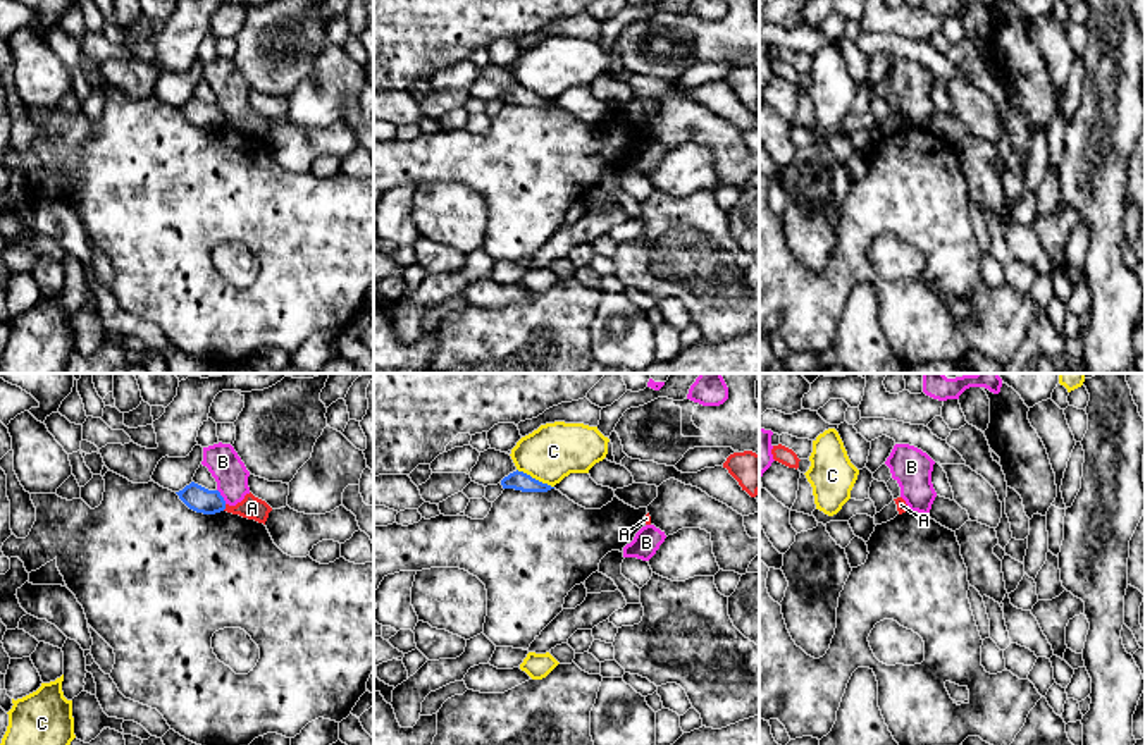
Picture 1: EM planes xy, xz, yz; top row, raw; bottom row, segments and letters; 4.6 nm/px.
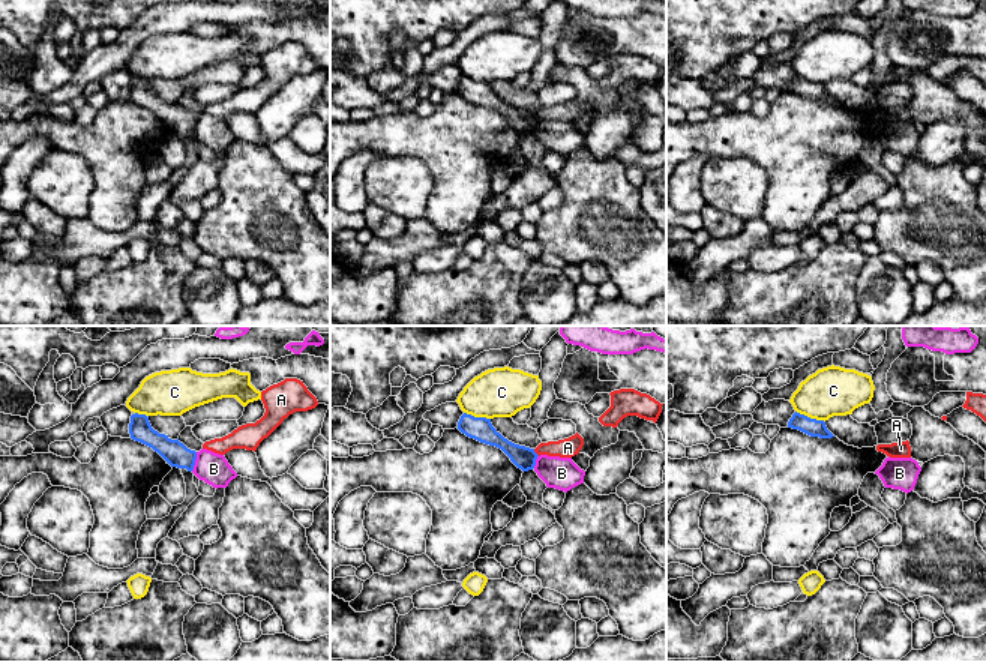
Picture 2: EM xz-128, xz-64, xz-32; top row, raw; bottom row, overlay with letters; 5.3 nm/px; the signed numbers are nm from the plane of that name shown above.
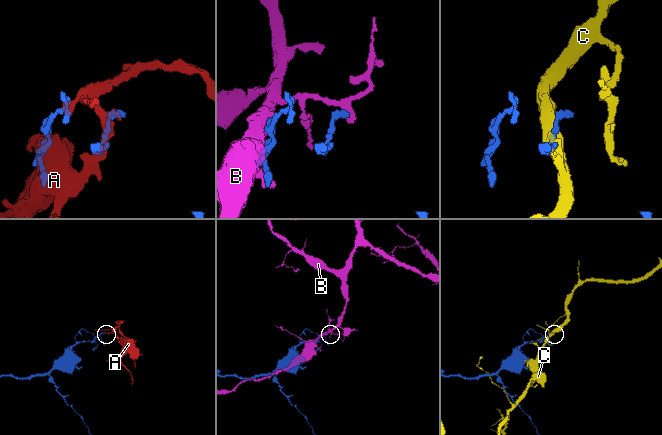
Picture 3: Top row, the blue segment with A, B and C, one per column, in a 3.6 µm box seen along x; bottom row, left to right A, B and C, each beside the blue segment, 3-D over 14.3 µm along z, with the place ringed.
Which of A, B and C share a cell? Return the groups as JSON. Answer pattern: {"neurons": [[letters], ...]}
{"neurons": [["A"], ["B"], ["C"]]}

